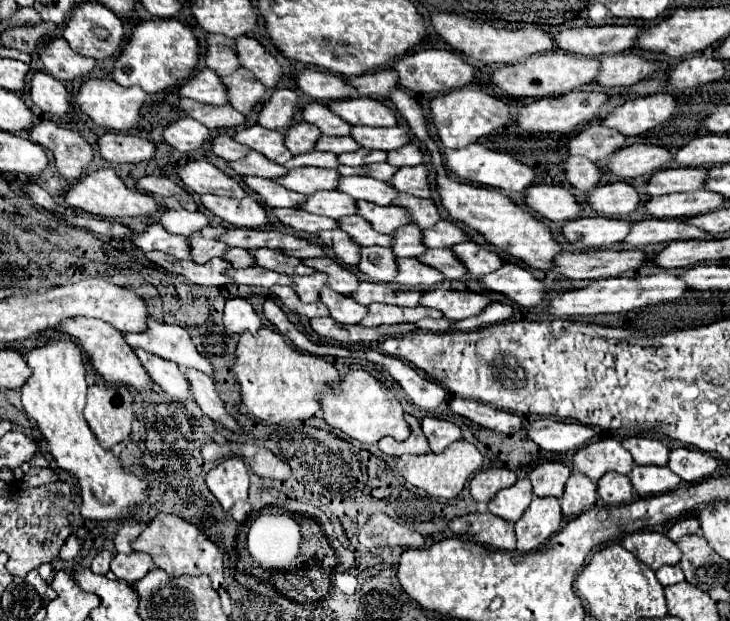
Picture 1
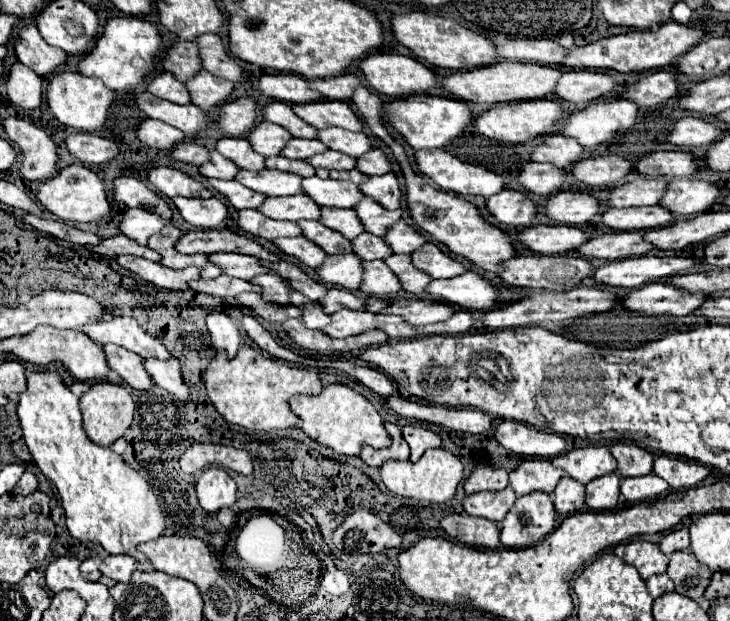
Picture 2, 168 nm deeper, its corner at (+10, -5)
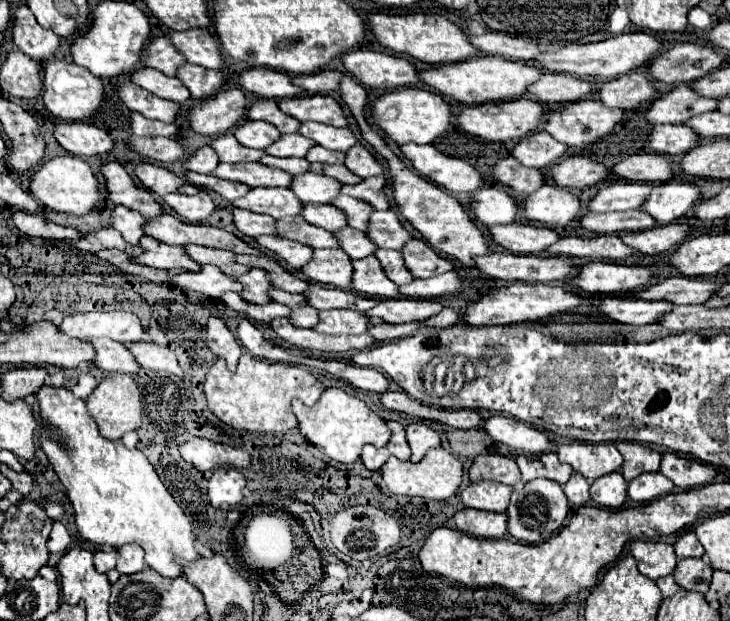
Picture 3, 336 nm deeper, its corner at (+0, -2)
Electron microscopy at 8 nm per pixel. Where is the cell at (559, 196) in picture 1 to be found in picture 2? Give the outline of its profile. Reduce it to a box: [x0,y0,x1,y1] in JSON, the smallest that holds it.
[486,188,538,228]

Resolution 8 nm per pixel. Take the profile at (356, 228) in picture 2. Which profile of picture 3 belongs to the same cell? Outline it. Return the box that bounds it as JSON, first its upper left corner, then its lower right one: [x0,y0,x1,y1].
[300,205,346,231]

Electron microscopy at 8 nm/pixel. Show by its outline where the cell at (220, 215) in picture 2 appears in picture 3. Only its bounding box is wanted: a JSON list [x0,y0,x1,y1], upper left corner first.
[164,191,214,223]

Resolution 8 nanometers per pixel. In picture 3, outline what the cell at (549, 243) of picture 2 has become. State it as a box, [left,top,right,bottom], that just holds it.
[486,223,562,255]

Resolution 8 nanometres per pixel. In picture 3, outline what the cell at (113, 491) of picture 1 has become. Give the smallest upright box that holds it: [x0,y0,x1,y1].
[38,387,200,577]

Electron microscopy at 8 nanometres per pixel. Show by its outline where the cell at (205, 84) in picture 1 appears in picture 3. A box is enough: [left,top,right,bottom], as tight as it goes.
[132,67,190,103]

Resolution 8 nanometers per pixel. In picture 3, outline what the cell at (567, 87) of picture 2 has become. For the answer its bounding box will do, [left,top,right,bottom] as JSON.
[528,73,592,103]

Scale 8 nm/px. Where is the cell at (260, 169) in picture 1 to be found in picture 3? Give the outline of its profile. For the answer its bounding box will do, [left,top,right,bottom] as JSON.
[184,145,218,175]

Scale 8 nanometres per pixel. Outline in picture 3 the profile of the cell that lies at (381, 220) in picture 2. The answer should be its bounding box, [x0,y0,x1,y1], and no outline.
[332,195,374,231]

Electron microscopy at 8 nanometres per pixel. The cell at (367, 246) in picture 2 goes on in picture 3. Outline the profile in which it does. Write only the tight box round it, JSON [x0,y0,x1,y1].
[334,227,376,259]

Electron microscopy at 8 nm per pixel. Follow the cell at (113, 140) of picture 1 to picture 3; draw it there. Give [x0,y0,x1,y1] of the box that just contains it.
[54,123,114,157]

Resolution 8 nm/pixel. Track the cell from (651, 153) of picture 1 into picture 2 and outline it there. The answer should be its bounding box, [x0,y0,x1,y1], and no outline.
[572,154,634,186]

